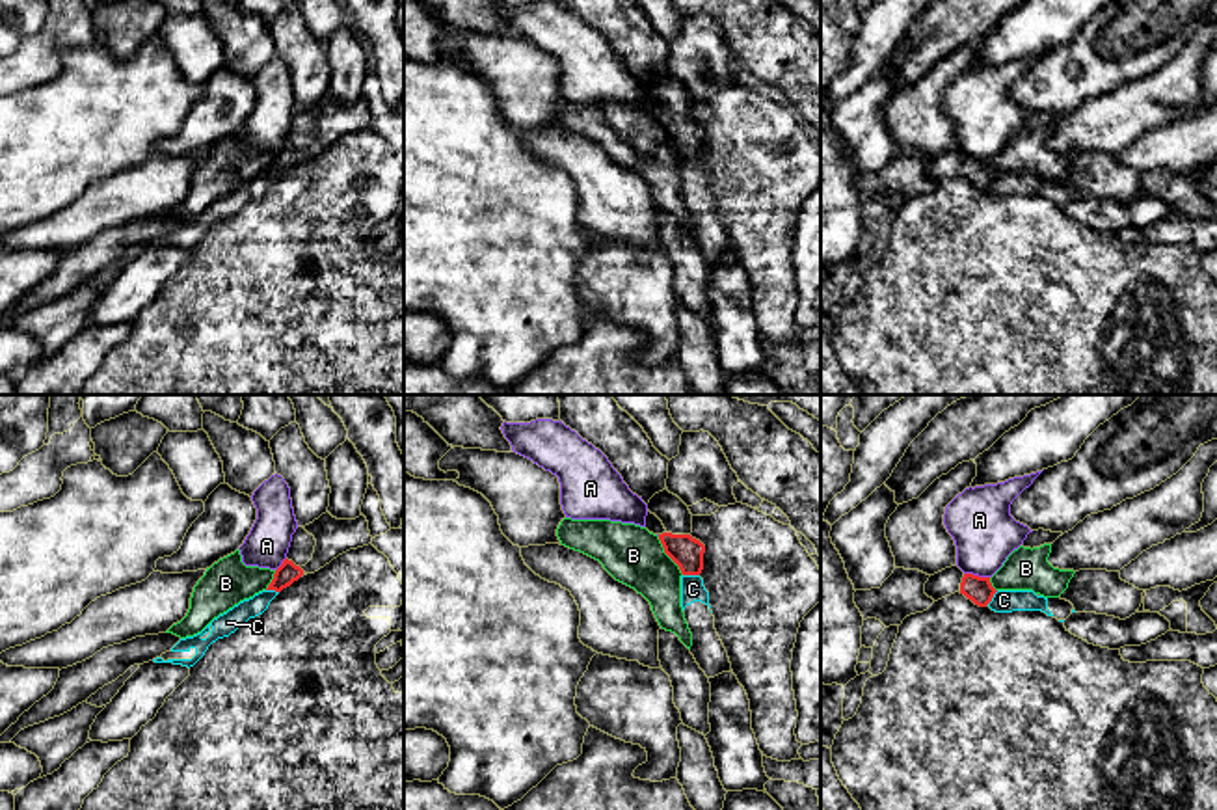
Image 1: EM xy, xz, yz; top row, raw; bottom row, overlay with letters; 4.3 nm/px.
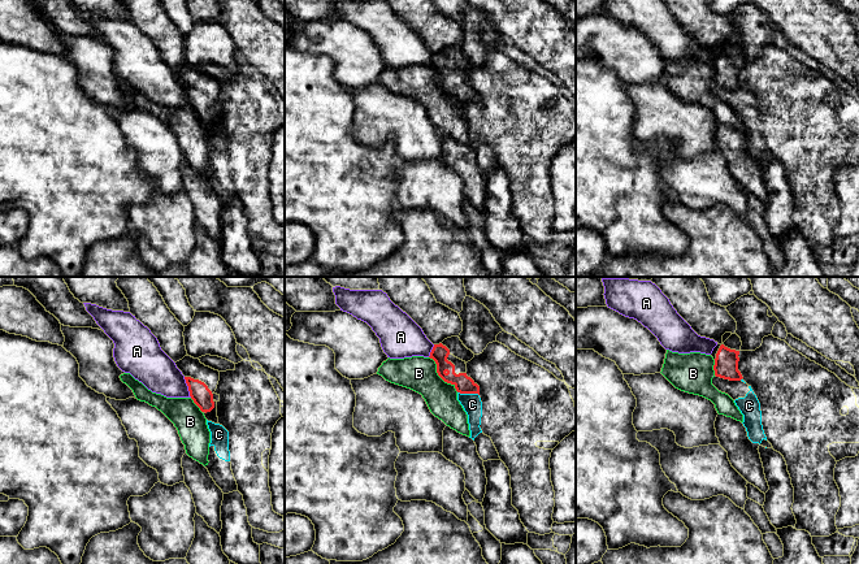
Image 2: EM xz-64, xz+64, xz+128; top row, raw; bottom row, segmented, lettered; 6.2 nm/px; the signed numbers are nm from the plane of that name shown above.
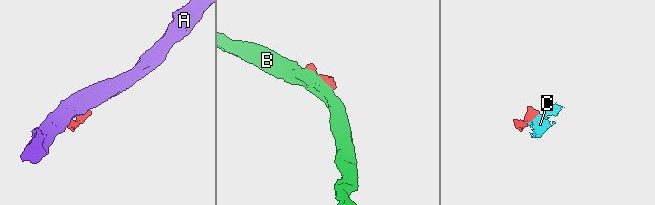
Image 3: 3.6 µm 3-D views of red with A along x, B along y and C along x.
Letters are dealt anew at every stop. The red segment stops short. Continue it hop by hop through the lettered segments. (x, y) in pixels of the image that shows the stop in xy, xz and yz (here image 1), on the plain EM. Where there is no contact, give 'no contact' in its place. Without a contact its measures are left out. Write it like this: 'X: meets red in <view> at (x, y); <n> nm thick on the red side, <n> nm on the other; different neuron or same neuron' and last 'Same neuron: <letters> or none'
A: meets red in yz at (977, 159); 110 nm thick on the red side, 280 nm on the other; different neuron
B: meets red in xz at (667, 136); 140 nm thick on the red side, 260 nm on the other; different neuron
C: meets red in xz at (691, 157); 140 nm thick on the red side, 100 nm on the other; different neuron
Same neuron: none

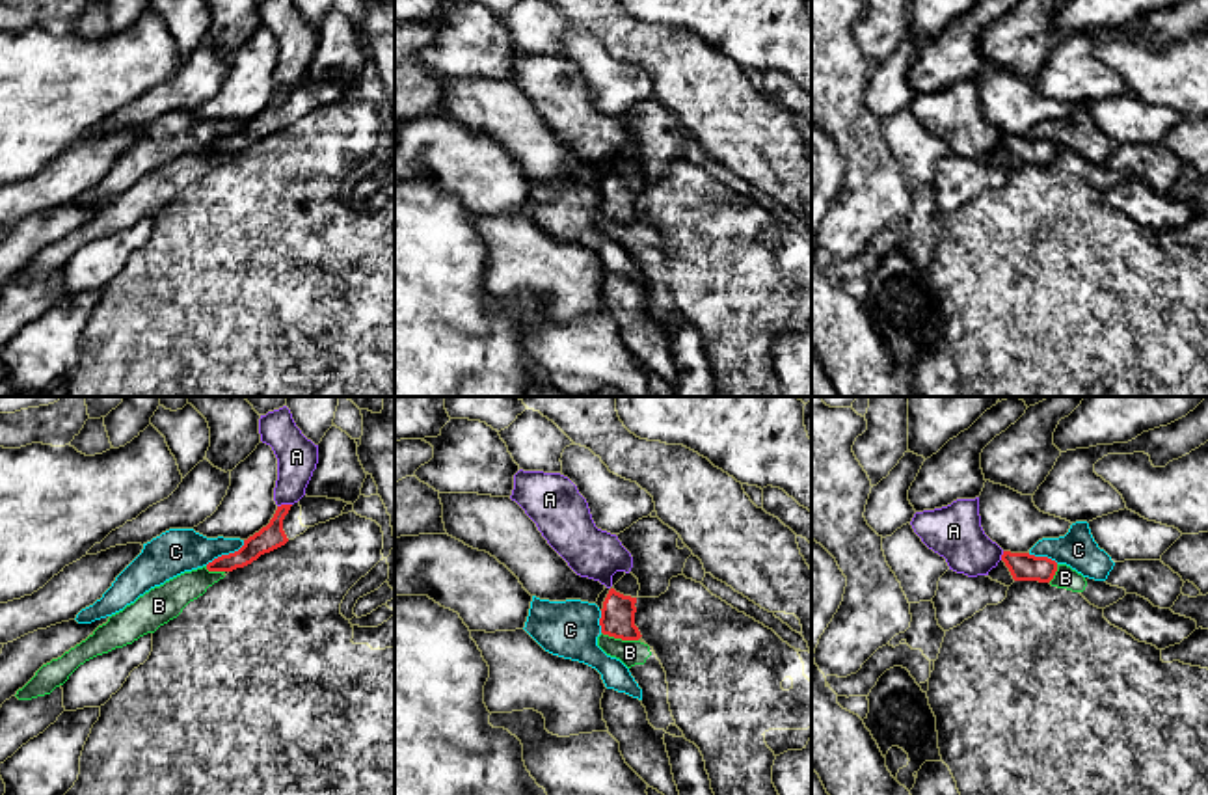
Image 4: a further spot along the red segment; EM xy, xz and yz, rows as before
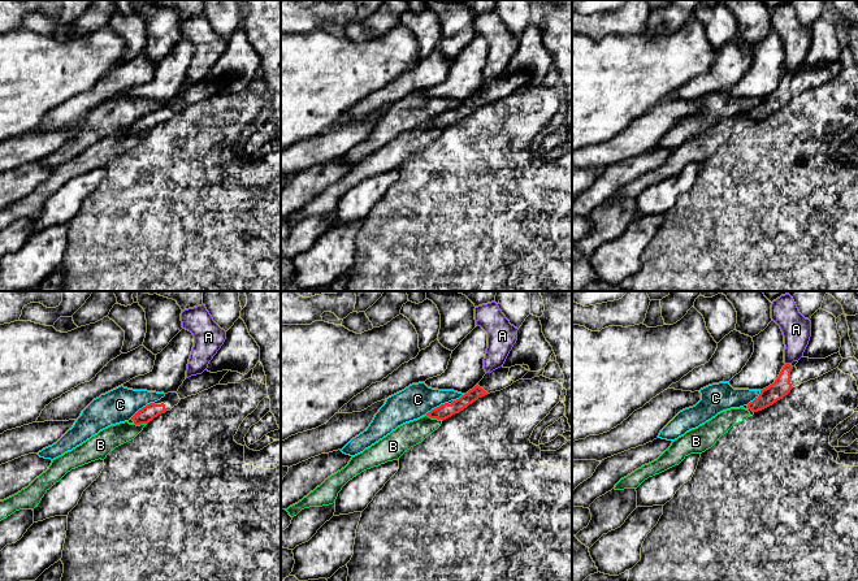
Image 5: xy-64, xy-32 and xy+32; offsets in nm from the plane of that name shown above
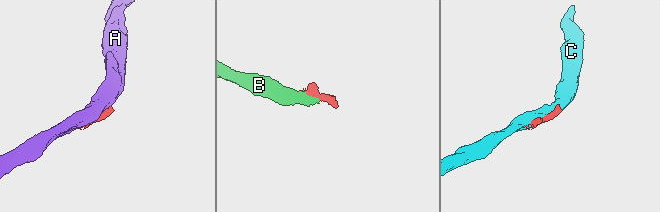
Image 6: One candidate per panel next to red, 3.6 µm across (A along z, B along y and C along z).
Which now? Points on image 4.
A: meets red in xy at (283, 88); 110 nm thick on the red side, 180 nm on the other; different neuron
B: meets red in xz at (620, 220); 150 nm thick on the red side, 110 nm on the other; different neuron
C: meets red in xy at (226, 138); 110 nm thick on the red side, 190 nm on the other; different neuron
Same neuron: none

